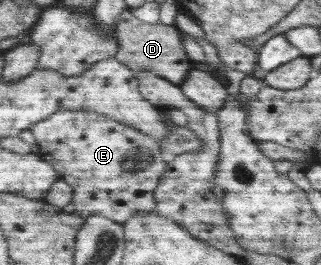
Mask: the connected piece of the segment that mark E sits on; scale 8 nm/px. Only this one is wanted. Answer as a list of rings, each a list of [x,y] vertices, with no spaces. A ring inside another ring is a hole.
[[[83,108],[57,111],[29,129],[40,157],[52,163],[59,178],[72,186],[72,204],[78,215],[103,215],[123,225],[135,213],[155,211],[154,190],[167,162],[144,132]]]

